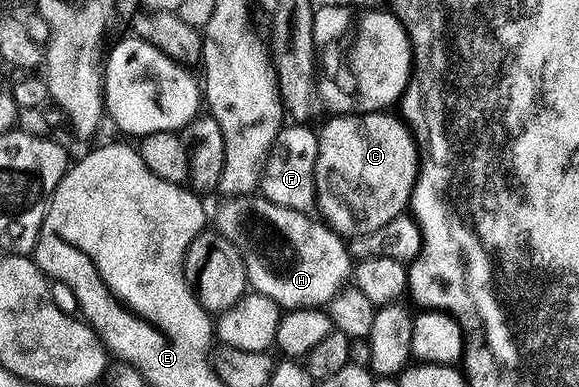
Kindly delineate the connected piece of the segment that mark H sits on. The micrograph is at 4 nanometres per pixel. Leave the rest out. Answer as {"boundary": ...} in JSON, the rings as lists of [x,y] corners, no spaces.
{"boundary":[[[263,195],[234,197],[220,203],[216,232],[231,239],[243,255],[252,292],[267,295],[282,310],[328,306],[350,280],[351,258],[346,238],[330,229],[324,220],[279,207]]]}

